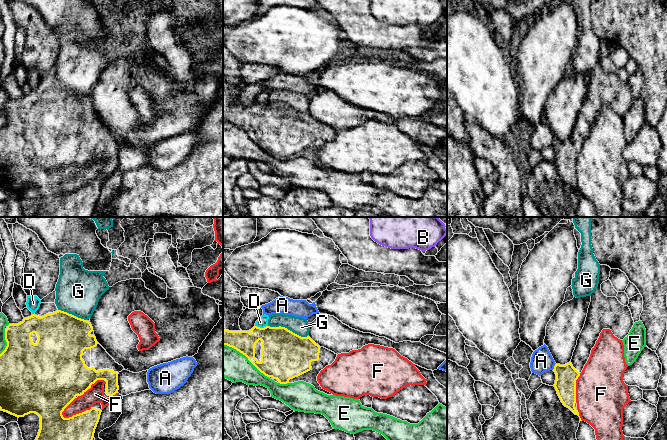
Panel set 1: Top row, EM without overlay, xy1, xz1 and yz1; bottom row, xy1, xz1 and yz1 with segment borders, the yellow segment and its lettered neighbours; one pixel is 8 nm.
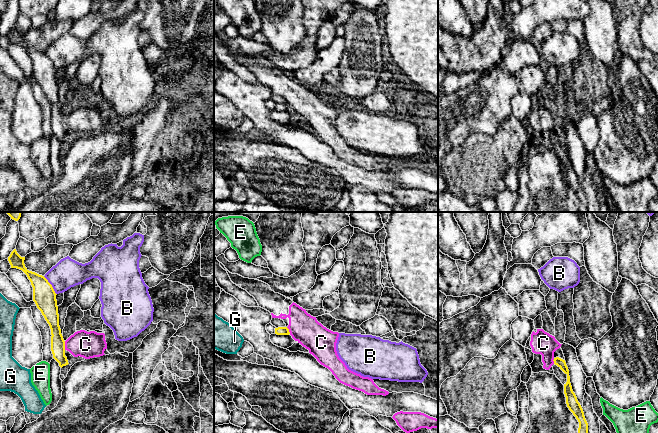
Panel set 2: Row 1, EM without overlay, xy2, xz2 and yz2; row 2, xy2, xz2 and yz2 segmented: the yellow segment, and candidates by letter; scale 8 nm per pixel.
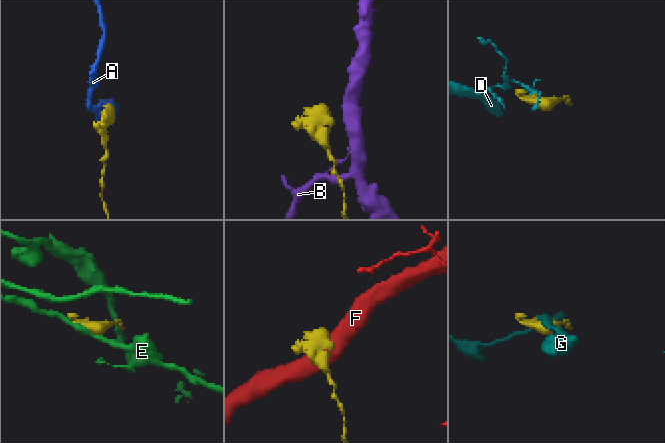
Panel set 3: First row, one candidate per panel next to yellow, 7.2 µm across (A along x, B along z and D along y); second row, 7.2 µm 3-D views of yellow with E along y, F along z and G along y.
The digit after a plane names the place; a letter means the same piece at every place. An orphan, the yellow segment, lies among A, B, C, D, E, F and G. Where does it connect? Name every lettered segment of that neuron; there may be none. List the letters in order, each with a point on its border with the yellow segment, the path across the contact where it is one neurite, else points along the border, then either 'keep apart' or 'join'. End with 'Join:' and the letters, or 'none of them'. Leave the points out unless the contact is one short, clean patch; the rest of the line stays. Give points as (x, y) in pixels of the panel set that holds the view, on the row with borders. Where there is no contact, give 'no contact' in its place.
A: contact yz1 (554, 366); border yz1 (555, 363), (552, 369); keep apart
B: contact xy2 (51, 285); border xy2 (43, 276), (56, 294); keep apart
C: contact xy2 (64, 345); border xy2 (64, 341), (65, 349); keep apart
D: contact xz1 (261, 328); keep apart
E: contact xz1 (246, 356); keep apart
F: contact xy1 (65, 407); keep apart
G: contact xz1 (287, 329); keep apart
Join: none of them

